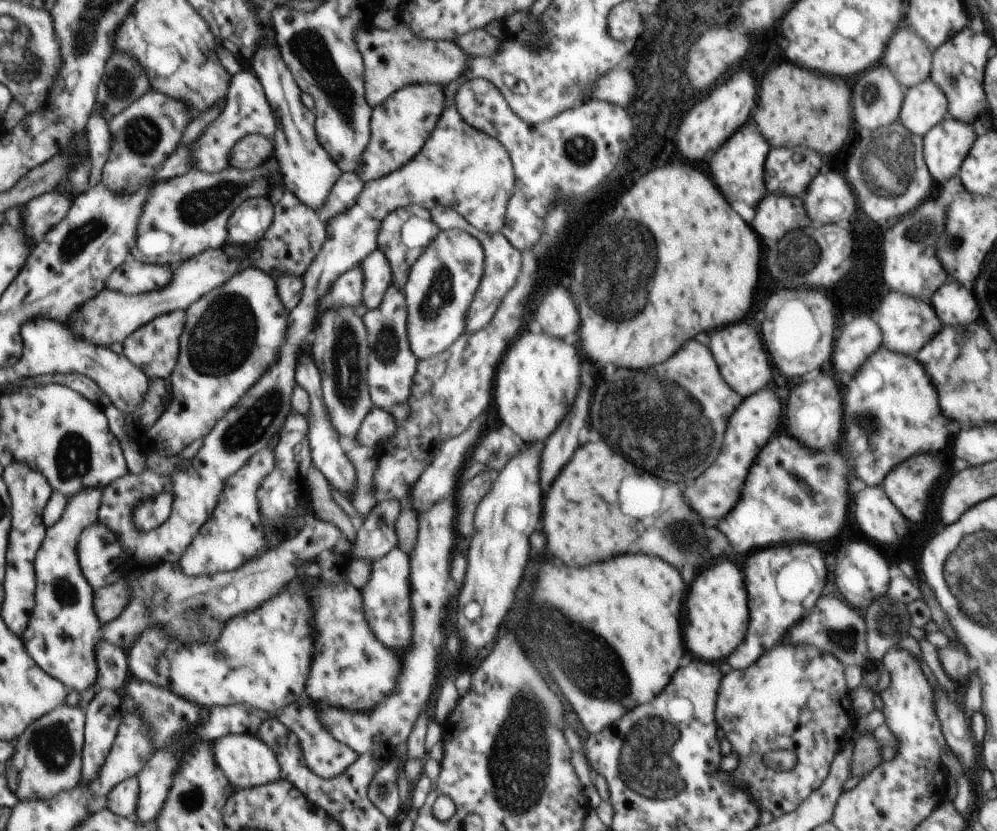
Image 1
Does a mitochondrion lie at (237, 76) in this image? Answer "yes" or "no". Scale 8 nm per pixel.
no

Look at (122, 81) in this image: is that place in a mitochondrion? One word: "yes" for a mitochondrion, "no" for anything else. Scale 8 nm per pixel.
yes

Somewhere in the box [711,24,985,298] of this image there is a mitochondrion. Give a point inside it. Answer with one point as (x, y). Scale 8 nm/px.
(889, 163)

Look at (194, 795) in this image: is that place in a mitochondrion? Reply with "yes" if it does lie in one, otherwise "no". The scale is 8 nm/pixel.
yes

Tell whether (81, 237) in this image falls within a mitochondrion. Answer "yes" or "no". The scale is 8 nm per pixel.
yes

